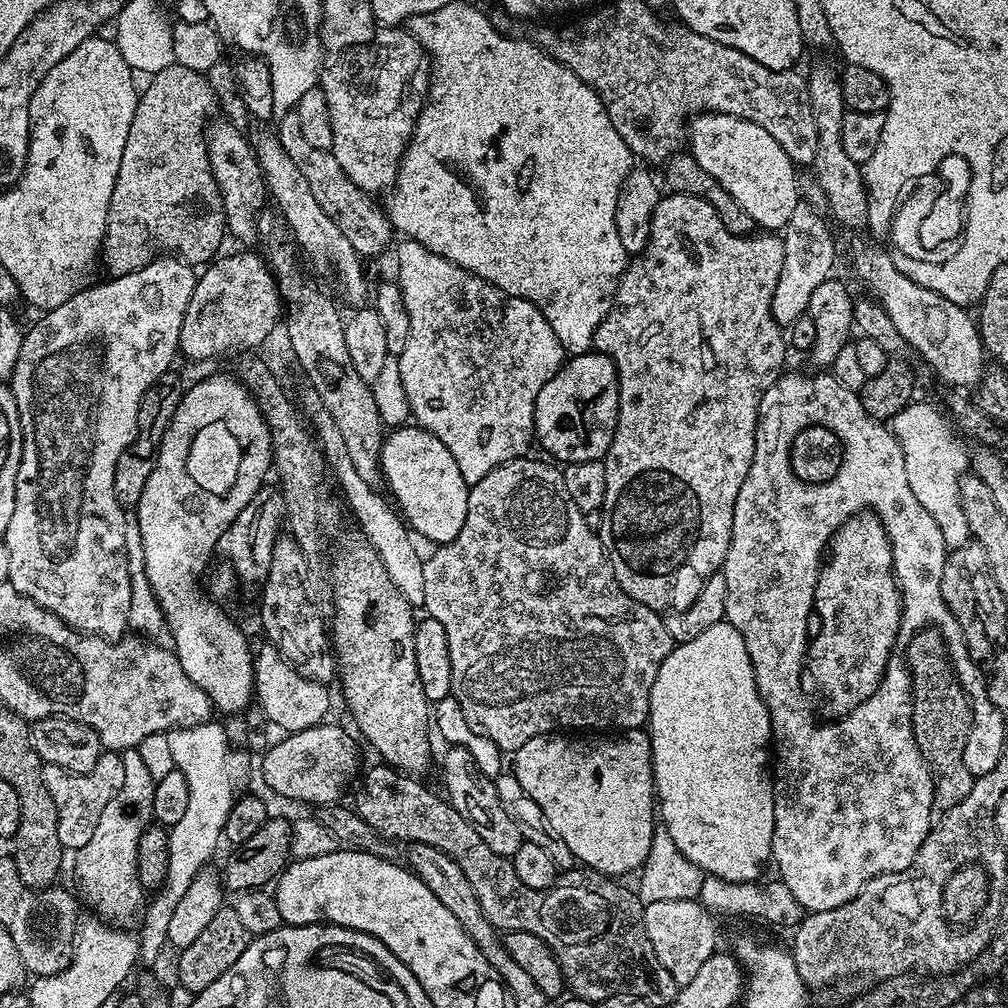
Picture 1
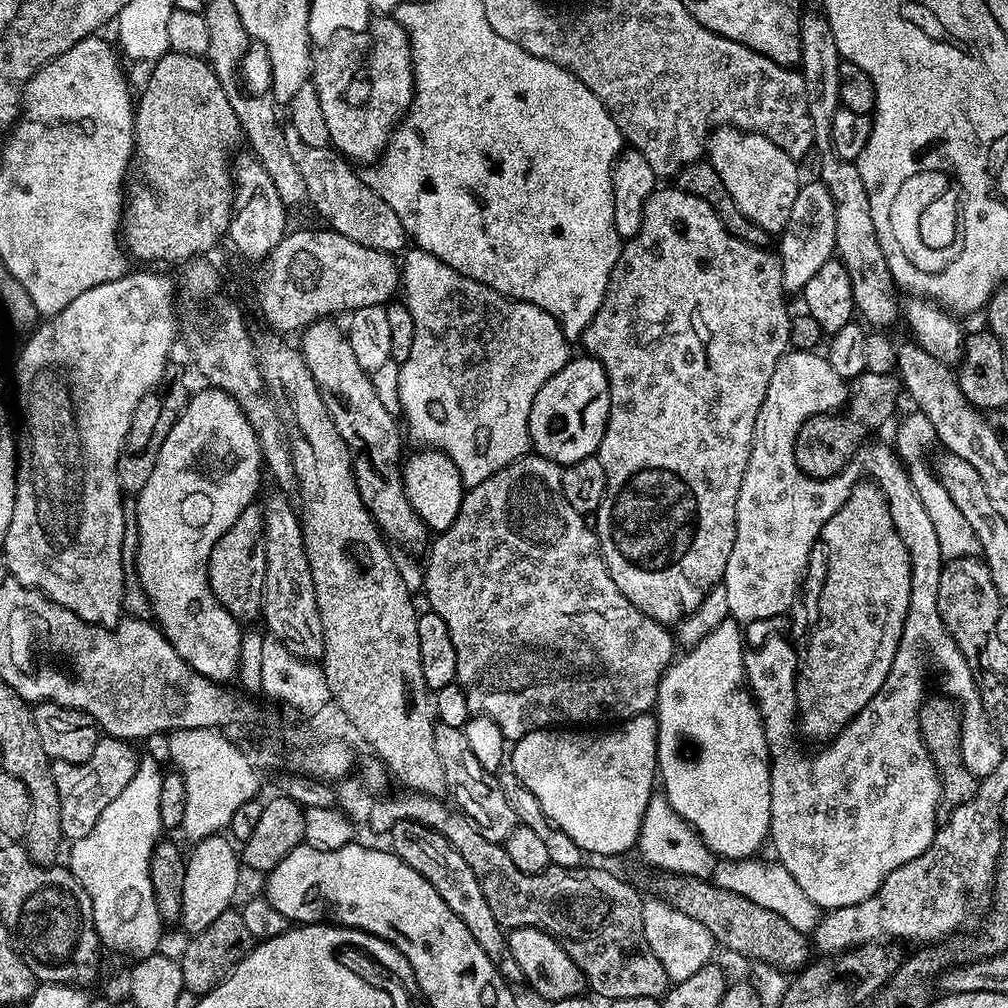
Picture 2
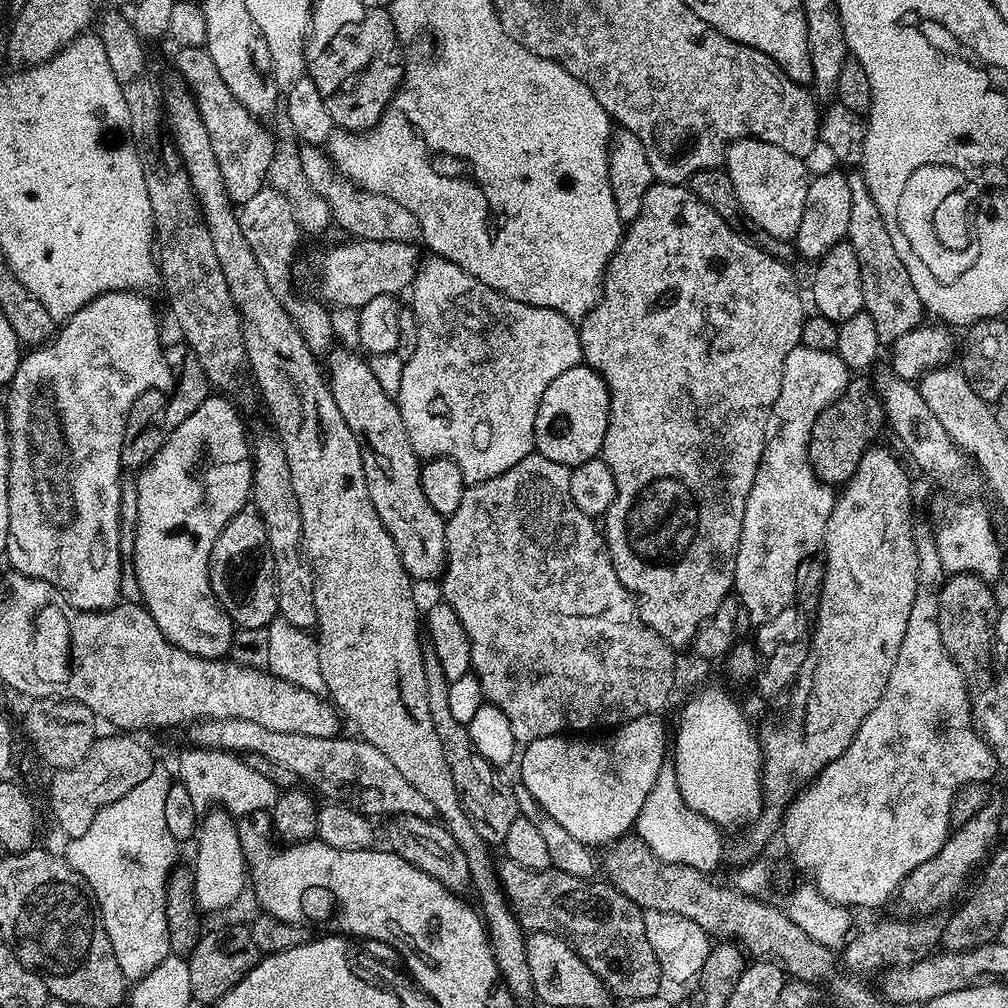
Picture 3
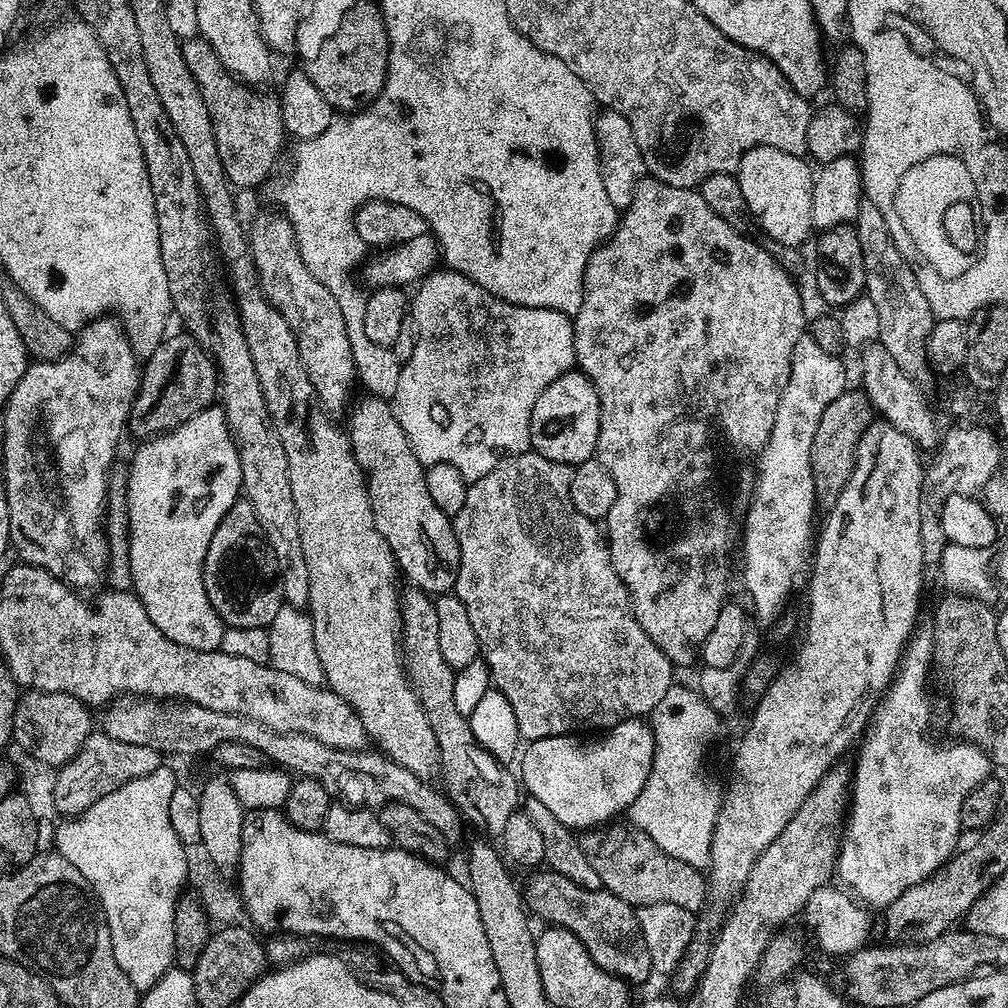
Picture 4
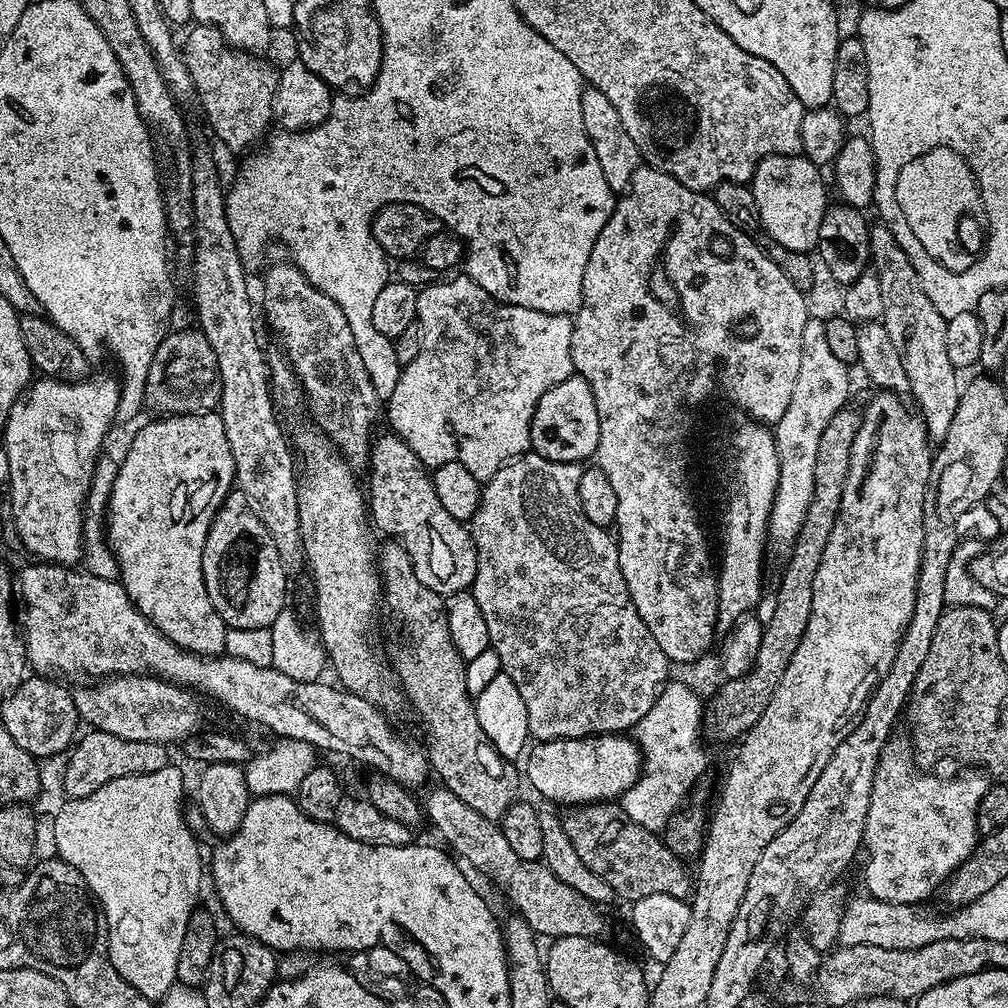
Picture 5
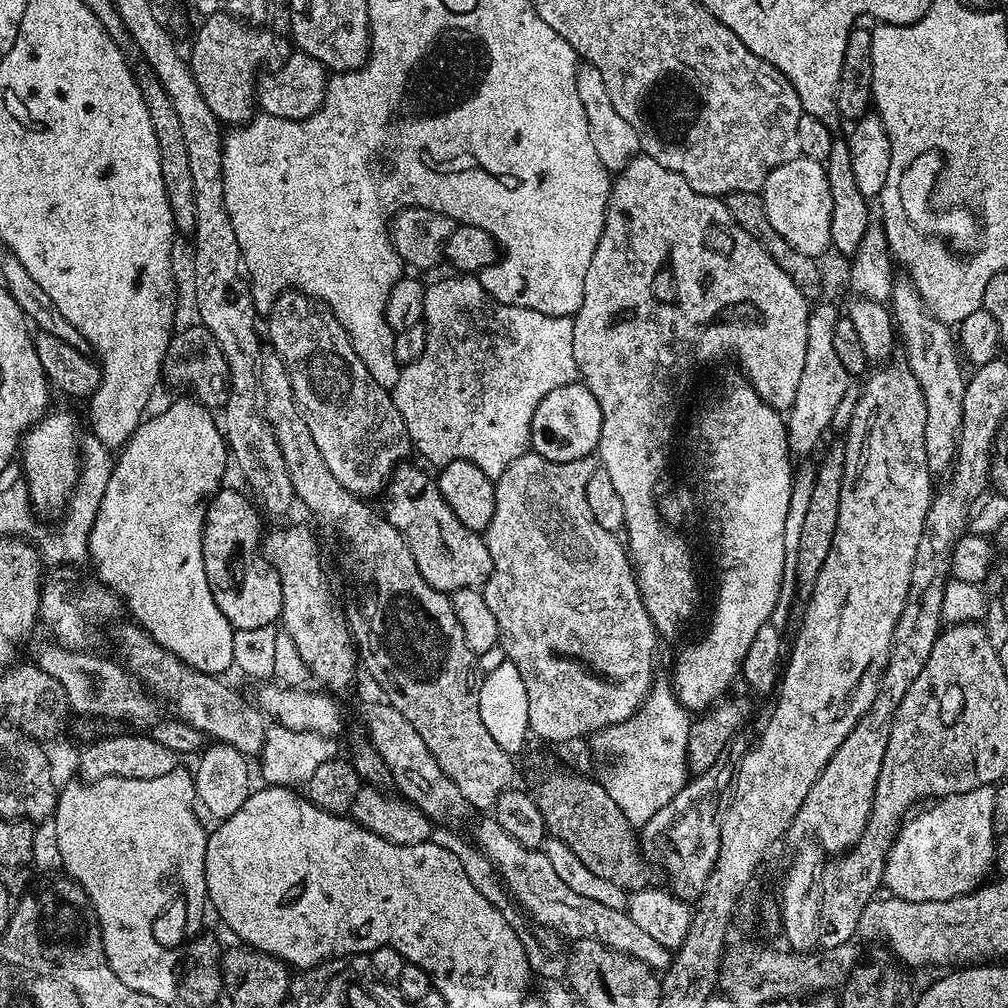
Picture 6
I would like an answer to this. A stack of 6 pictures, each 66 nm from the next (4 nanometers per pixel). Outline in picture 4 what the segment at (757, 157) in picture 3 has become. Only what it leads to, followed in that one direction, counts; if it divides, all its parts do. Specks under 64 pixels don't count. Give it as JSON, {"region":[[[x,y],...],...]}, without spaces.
{"region":[[[770,146],[752,148],[736,167],[735,178],[742,186],[742,198],[752,213],[753,221],[765,232],[765,237],[786,246],[803,245],[803,240],[814,232],[810,218],[814,168],[804,156],[786,154]]]}

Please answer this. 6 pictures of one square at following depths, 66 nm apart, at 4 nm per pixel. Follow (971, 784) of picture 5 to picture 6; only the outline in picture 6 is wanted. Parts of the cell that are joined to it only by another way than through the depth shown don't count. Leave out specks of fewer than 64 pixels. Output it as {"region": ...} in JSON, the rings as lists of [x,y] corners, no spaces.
{"region":[[[993,785],[978,786],[978,790],[966,790],[966,794],[937,799],[913,820],[905,819],[884,863],[883,887],[910,902],[949,900],[981,887],[996,859],[998,835],[992,829],[995,792]]]}

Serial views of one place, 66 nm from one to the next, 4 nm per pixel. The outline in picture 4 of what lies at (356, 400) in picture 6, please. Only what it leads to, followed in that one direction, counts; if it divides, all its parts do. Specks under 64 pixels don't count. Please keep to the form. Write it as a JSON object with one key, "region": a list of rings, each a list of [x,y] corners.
{"region":[[[273,210],[250,224],[252,257],[258,270],[258,278],[268,301],[279,310],[282,318],[294,330],[298,342],[298,354],[302,354],[302,366],[314,382],[314,390],[320,403],[330,414],[337,414],[348,404],[348,391],[357,387],[356,363],[352,357],[352,343],[346,330],[346,322],[334,294],[310,274],[306,262],[302,262],[300,244],[288,217]]]}

